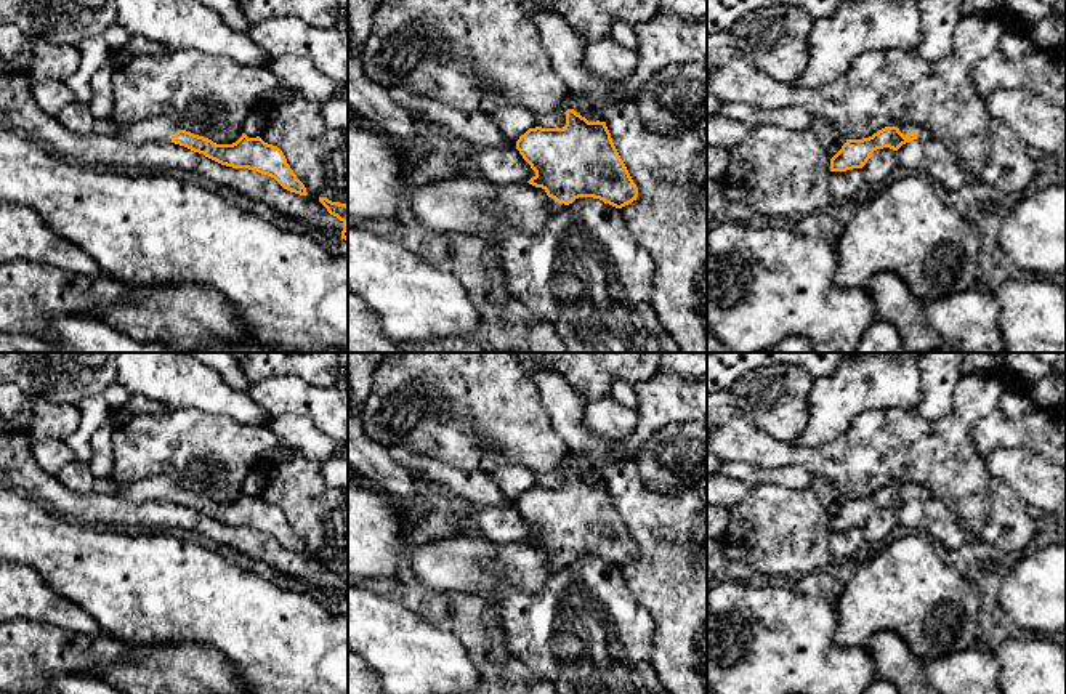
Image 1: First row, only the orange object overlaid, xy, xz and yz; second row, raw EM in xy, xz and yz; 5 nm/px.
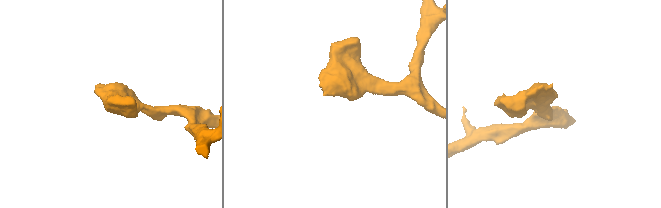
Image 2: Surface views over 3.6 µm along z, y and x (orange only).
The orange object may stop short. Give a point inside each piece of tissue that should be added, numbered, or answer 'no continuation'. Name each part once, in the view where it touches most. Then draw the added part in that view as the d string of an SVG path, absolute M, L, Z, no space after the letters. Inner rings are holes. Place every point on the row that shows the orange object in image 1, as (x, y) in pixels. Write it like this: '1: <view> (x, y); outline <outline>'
1: yz (922, 133); outline M907 122L898 128L904 136L914 131L919 141L927 141L931 138L930 131L925 127L912 123L912 122Z

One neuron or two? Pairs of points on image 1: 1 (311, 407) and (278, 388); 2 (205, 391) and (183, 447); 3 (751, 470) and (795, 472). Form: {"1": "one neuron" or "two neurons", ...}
{"1": "one neuron", "2": "two neurons", "3": "one neuron"}

